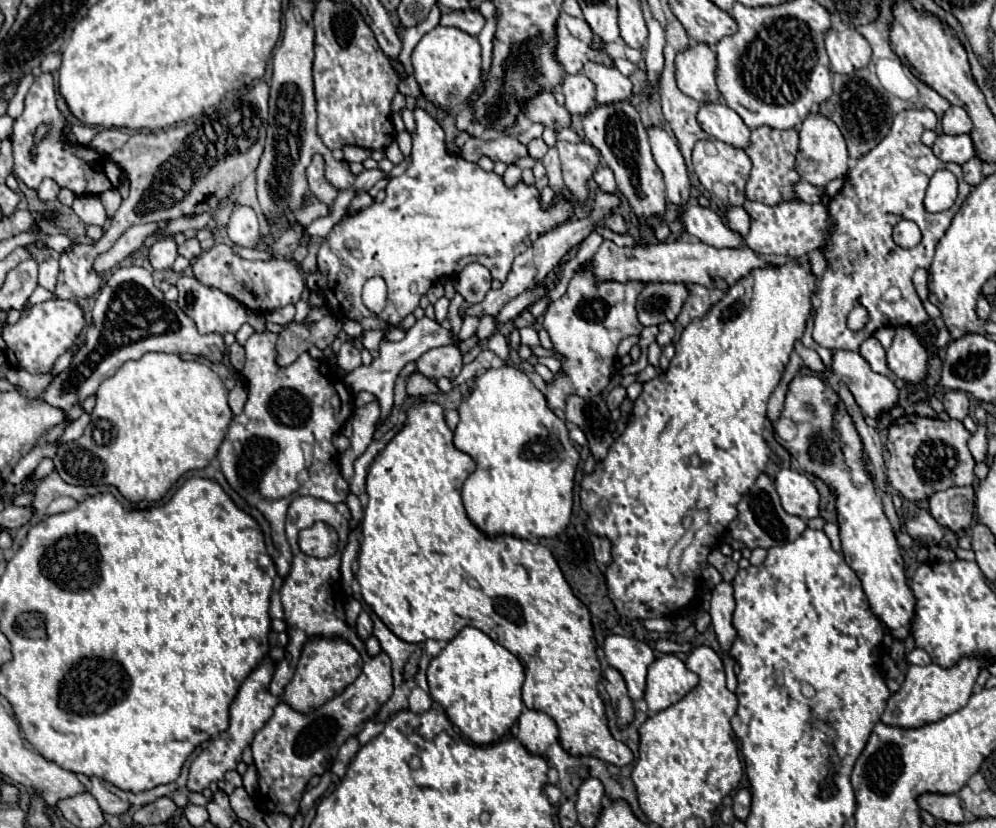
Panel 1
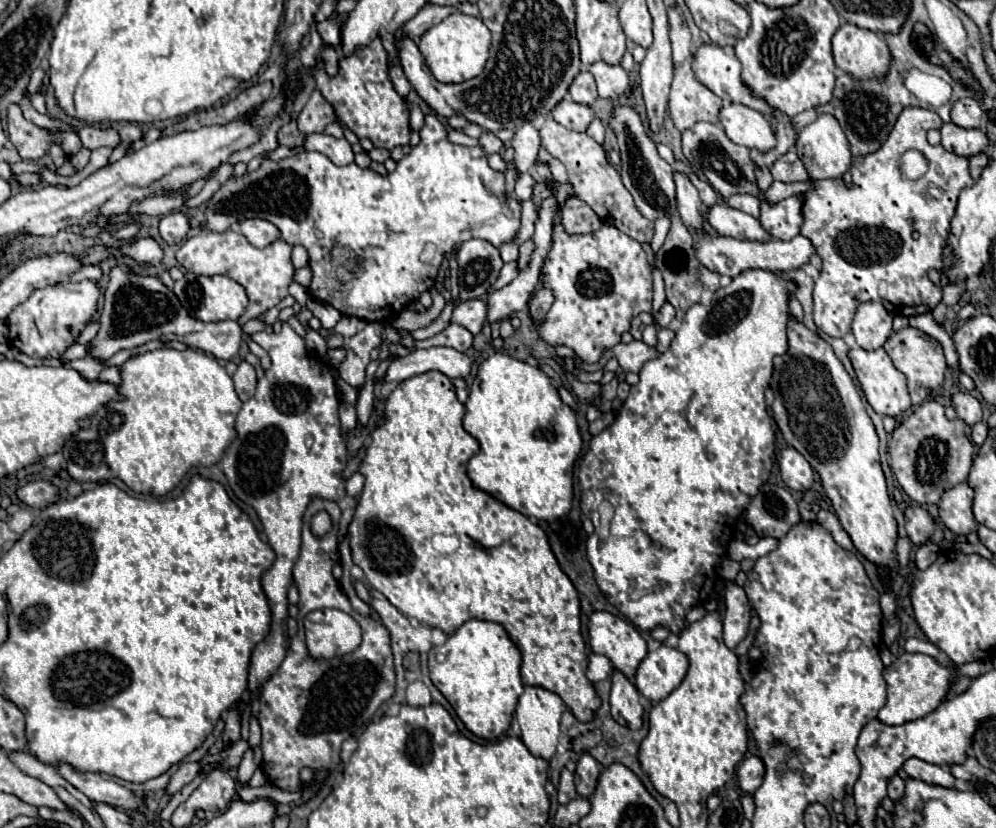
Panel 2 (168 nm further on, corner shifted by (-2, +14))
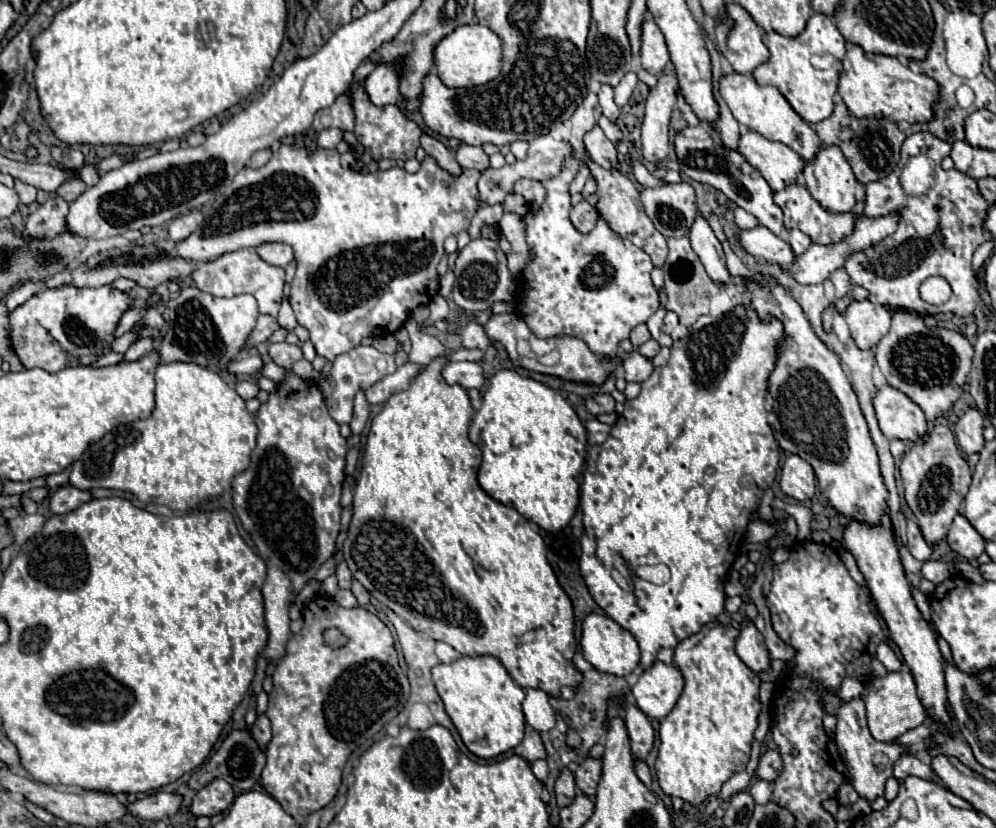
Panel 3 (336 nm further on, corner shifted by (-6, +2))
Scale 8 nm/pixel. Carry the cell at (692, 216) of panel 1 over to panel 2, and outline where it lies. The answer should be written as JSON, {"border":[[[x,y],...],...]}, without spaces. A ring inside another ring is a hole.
{"border":[[[711,205],[707,207],[707,223],[719,233],[735,239],[747,241],[767,241],[767,231],[759,225],[759,221],[739,209],[731,209],[727,205]]]}

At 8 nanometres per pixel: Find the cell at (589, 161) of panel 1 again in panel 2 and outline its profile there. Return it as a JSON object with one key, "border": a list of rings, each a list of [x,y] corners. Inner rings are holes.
{"border":[[[547,117],[545,125],[539,129],[539,133],[541,133],[541,139],[543,139],[541,143],[547,147],[547,151],[565,165],[567,175],[569,175],[569,183],[573,185],[575,197],[585,201],[599,215],[601,221],[605,221],[609,225],[615,225],[619,231],[627,233],[635,241],[649,243],[653,239],[653,223],[649,219],[645,219],[635,209],[631,193],[621,183],[621,177],[613,169],[613,165],[609,165],[603,145],[599,145],[587,133],[565,129],[557,121],[553,121],[551,117]]]}

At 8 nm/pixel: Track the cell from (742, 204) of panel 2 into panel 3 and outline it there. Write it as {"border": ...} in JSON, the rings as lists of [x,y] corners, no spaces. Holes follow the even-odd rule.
{"border":[[[739,207],[735,209],[735,221],[741,229],[755,229],[759,225],[759,221],[751,213],[747,213],[745,209],[739,209]]]}

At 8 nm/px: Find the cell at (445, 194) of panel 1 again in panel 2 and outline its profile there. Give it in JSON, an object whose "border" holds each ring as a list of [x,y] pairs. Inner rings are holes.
{"border":[[[425,115],[425,125],[419,135],[421,143],[387,177],[371,169],[361,169],[355,163],[337,167],[319,151],[301,151],[283,161],[265,159],[257,171],[245,173],[239,179],[231,177],[209,199],[205,227],[227,231],[229,225],[247,217],[271,221],[287,243],[307,249],[309,267],[313,269],[311,285],[315,285],[315,293],[311,295],[315,299],[333,305],[341,315],[355,315],[367,321],[391,321],[407,303],[419,299],[423,291],[435,285],[445,253],[457,253],[467,239],[485,239],[501,247],[513,241],[519,229],[519,217],[513,217],[509,209],[505,213],[505,187],[497,187],[495,183],[495,177],[503,177],[503,173],[487,165],[487,155],[479,145],[453,145],[437,115]],[[387,293],[391,293],[391,309],[387,309]]]}

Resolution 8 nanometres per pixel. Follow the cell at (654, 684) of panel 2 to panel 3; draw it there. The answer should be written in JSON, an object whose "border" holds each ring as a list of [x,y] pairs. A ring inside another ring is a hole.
{"border":[[[655,661],[651,669],[643,671],[631,687],[637,707],[653,719],[663,719],[677,703],[683,691],[683,675],[677,667]]]}

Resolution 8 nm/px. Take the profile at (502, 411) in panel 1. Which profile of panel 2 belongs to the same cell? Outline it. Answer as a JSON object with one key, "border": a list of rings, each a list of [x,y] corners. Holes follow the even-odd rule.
{"border":[[[495,353],[485,359],[479,365],[477,377],[481,393],[475,393],[467,399],[463,417],[463,427],[479,441],[481,447],[479,453],[475,453],[467,463],[471,483],[527,517],[555,521],[567,515],[573,501],[573,465],[581,451],[581,435],[575,413],[571,413],[571,409],[559,399],[551,379],[539,367],[531,367],[507,353]]]}

